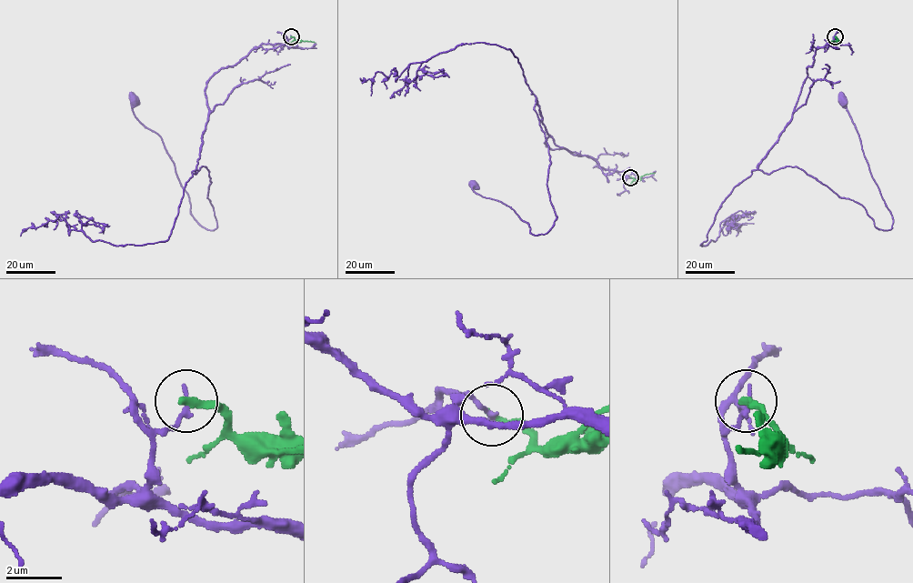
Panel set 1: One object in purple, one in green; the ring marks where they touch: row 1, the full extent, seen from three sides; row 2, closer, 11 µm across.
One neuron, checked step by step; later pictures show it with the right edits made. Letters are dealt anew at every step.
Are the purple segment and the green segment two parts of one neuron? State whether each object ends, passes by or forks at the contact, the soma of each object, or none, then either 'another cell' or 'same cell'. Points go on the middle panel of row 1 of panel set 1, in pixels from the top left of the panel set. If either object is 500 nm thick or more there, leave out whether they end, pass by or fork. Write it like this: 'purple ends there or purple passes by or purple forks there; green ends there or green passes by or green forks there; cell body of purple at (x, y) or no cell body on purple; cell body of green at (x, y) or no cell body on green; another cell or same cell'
purple ends there; green ends there; cell body of purple at (474, 185); no cell body on green; another cell

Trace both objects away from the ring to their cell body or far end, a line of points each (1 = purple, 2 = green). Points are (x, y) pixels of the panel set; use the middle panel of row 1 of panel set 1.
1: (630, 177), (551, 149), (536, 101), (554, 226), (533, 235), (474, 185)
2: (630, 176), (637, 180), (655, 173)

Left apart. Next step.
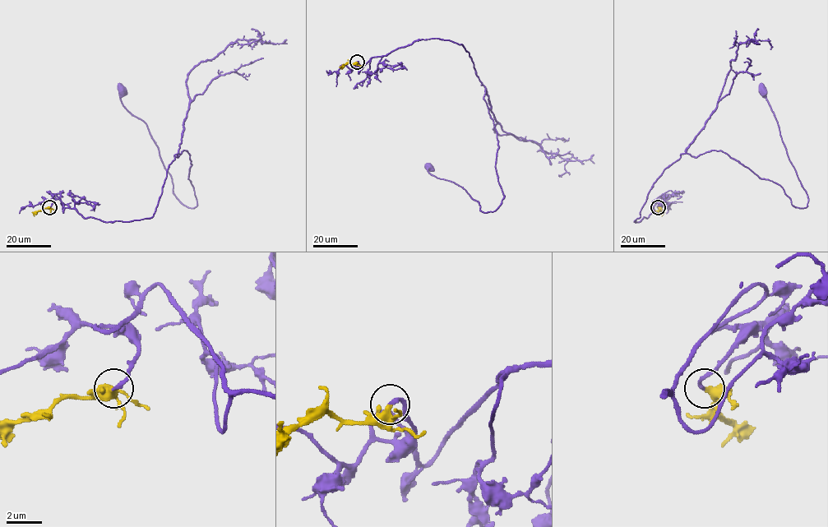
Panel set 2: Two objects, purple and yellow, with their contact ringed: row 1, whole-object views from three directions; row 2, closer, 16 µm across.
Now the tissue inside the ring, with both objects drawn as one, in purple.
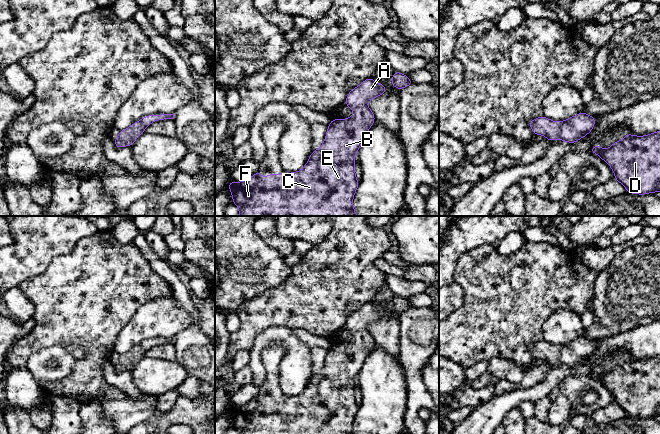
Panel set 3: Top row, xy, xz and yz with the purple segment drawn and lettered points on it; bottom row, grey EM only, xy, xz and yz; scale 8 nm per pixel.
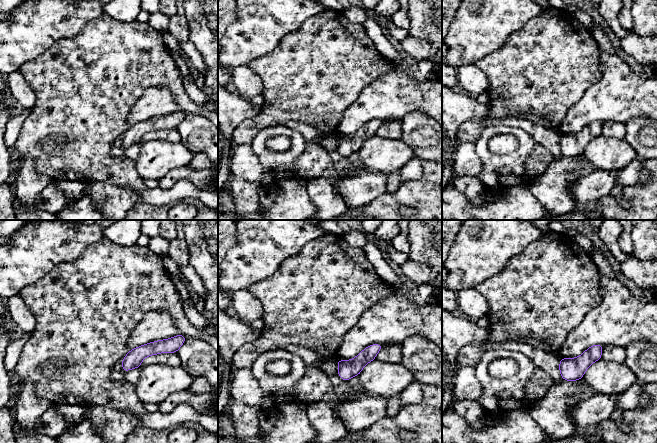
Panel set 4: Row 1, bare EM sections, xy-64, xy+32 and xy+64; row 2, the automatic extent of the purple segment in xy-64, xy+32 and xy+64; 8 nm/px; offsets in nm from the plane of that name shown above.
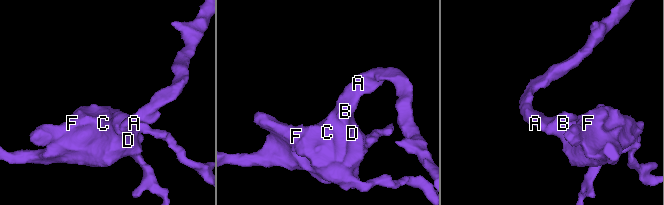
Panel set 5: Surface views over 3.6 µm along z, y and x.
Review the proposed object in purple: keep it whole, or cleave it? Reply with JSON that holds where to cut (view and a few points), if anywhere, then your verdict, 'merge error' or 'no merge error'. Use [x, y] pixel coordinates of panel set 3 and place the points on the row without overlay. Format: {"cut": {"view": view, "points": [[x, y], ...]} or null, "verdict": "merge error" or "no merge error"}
{"cut": null, "verdict": "no merge error"}

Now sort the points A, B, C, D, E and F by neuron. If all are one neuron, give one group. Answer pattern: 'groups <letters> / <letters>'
groups A B C D E F

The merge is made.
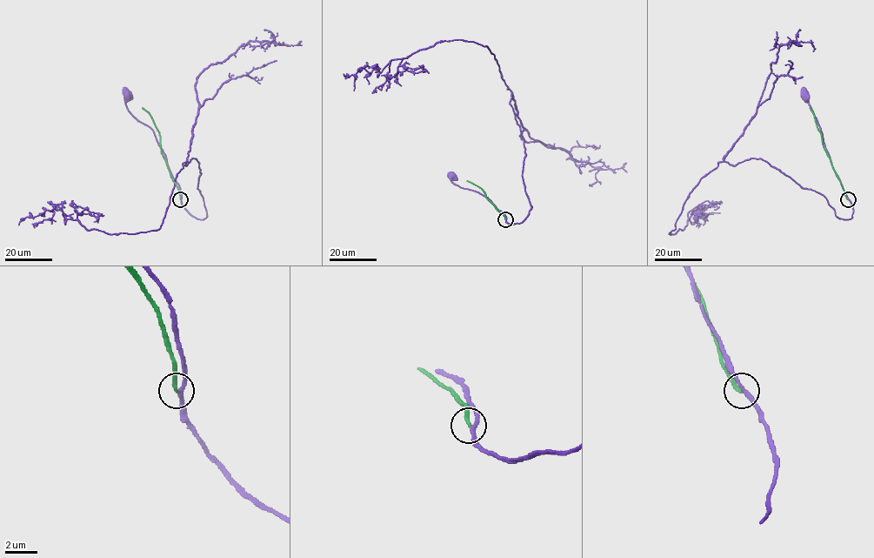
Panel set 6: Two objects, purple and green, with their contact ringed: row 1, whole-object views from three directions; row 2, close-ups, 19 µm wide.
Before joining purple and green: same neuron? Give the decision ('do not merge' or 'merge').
do not merge

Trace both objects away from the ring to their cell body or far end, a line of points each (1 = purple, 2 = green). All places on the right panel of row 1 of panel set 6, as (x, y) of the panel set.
1: (848, 199), (833, 168), (822, 131), (805, 94)
2: (848, 199), (810, 108)

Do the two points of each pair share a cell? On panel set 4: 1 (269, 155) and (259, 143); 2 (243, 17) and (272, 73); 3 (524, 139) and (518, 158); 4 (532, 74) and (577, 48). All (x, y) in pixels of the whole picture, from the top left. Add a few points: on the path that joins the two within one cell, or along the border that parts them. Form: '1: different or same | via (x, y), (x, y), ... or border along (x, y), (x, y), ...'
1: same | via (266, 152), (260, 146)
2: different | border along (281, 40), (271, 51), (254, 58), (246, 64)
3: same | via (524, 144), (524, 149), (521, 153)
4: same | via (543, 69), (553, 59), (566, 57)

